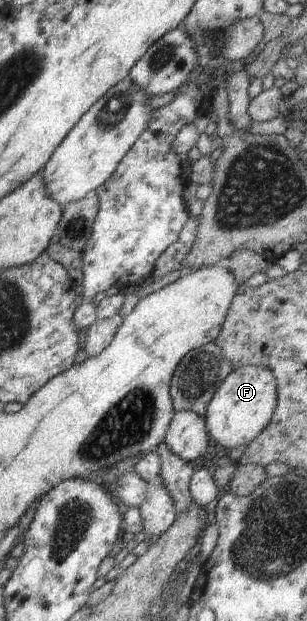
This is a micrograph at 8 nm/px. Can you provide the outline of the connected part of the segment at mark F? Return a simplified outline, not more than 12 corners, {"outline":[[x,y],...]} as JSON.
{"outline":[[235,368],[204,413],[212,444],[227,452],[271,421],[276,377]]}

